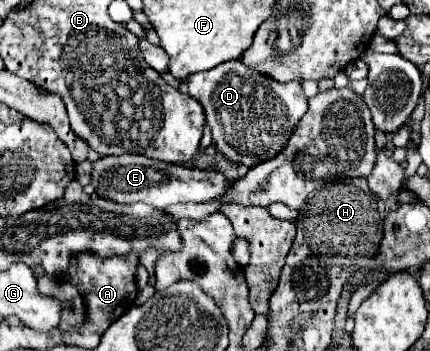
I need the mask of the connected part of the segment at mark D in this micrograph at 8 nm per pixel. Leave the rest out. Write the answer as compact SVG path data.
M232 59L228 63L216 65L214 69L194 73L188 77L188 93L196 97L206 113L206 125L210 127L214 135L216 149L224 153L230 161L242 163L246 167L254 167L266 159L272 159L276 153L280 153L286 145L286 141L292 135L292 129L296 127L298 119L306 113L308 109L308 99L302 93L302 87L298 81L290 83L278 83L250 67L246 67L240 59Z

